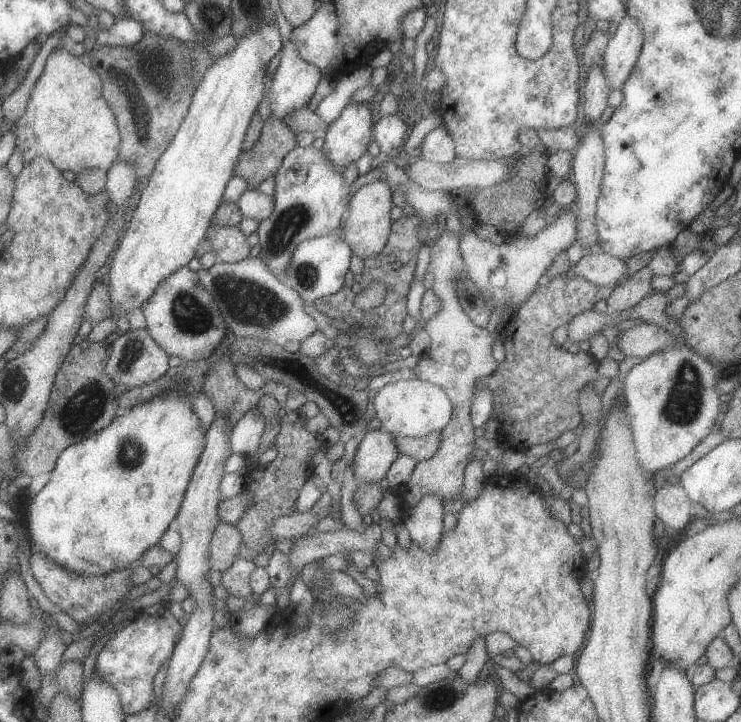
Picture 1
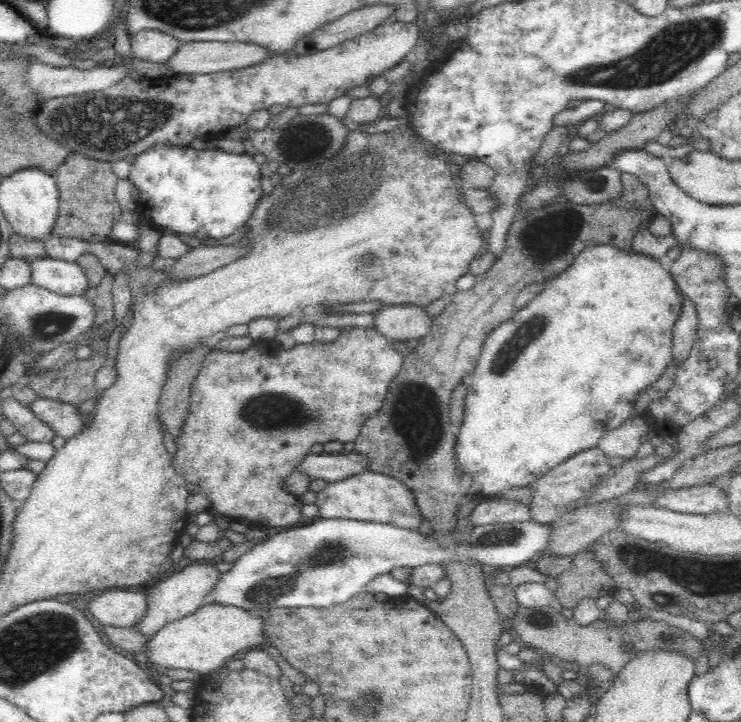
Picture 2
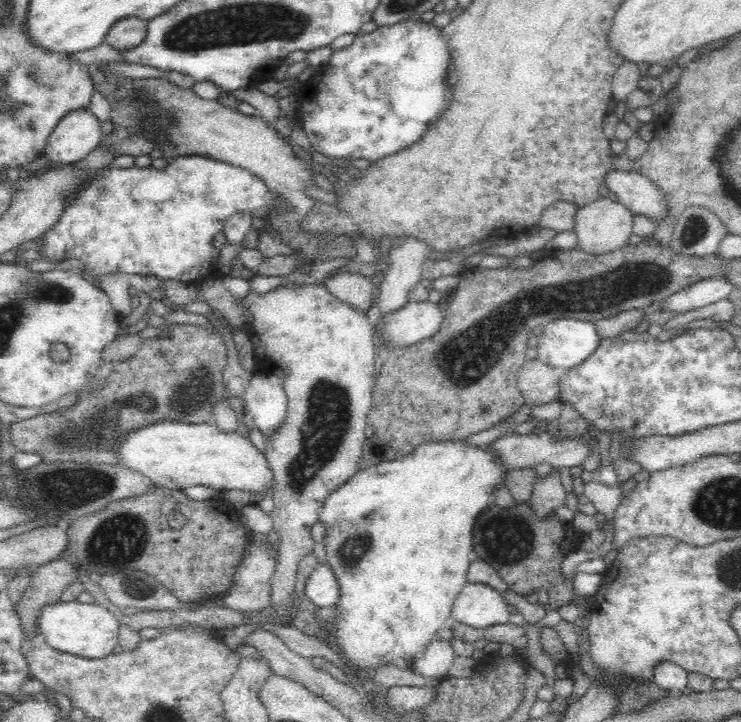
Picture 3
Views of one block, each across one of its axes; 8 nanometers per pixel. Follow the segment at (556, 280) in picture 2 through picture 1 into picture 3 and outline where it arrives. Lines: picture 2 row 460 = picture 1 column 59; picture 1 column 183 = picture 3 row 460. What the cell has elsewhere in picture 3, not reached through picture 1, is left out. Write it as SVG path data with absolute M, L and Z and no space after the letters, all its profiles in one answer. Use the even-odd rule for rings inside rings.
M465 439L428 441L415 446L415 449L407 455L369 467L362 467L354 476L350 477L348 482L338 486L326 498L324 506L318 512L318 521L326 527L322 544L326 550L327 560L325 564L330 566L334 572L341 593L337 603L340 618L331 622L330 625L333 627L332 636L334 636L335 645L338 645L338 649L342 649L342 653L345 654L344 660L347 659L352 669L363 673L363 677L365 677L365 673L370 673L383 663L391 663L398 658L404 659L411 667L413 660L420 656L425 646L436 638L437 630L448 625L454 602L467 583L467 573L473 560L472 530L475 526L476 516L480 516L480 512L488 508L490 496L494 496L494 490L504 486L506 472L508 472L508 467L502 465L500 457L496 457L494 451L490 451L484 446L465 443Z

